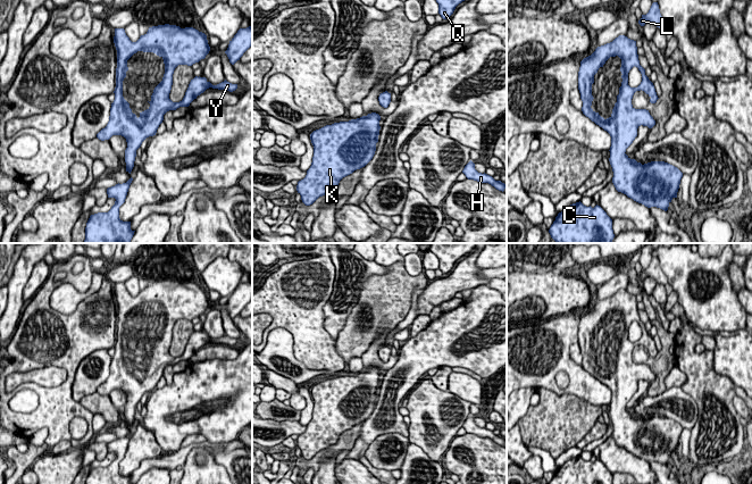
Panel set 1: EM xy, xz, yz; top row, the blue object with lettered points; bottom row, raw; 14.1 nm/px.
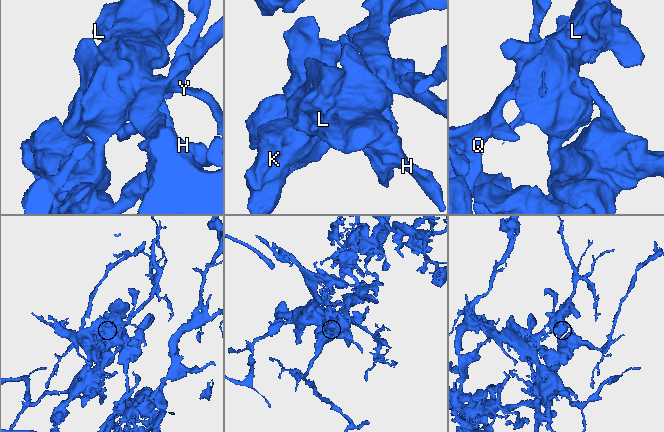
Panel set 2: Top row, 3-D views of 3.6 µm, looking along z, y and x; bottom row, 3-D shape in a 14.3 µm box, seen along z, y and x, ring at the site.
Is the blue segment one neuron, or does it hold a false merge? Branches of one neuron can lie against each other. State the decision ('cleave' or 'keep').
keep

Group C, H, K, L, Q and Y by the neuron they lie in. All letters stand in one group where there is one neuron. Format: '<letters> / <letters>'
C H K L Q Y

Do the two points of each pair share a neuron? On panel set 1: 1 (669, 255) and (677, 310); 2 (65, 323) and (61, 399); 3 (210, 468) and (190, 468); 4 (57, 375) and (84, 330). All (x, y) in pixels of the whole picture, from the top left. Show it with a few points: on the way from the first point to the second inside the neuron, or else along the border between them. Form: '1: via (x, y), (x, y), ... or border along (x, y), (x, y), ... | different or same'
1: border along (677, 301), (684, 314) | different
2: via (69, 342), (69, 380) | same
3: via (206, 469), (194, 469) | same
4: border along (35, 368), (59, 366), (66, 370), (67, 378) | different

